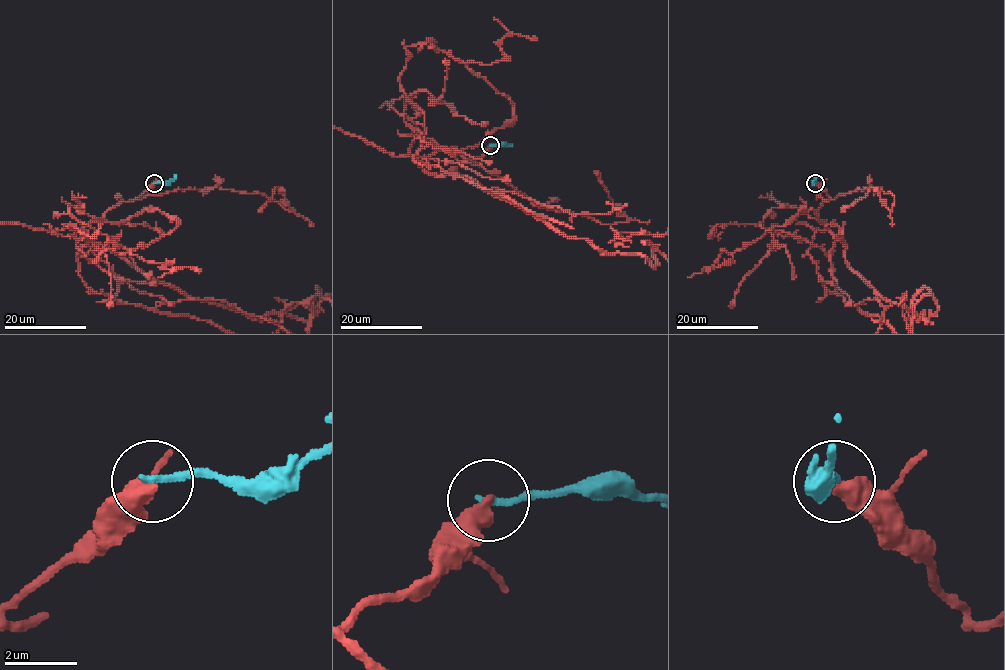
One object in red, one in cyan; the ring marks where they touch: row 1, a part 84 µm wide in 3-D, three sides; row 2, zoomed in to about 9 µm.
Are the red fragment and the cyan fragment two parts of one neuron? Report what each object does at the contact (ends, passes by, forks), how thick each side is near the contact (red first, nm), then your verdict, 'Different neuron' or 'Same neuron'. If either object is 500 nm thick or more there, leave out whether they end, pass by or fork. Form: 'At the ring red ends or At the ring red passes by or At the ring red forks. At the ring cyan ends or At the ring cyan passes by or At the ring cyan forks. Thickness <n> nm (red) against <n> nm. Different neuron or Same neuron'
At the ring red ends. At the ring cyan ends. Thickness 480 nm (red) against 190 nm. Different neuron

